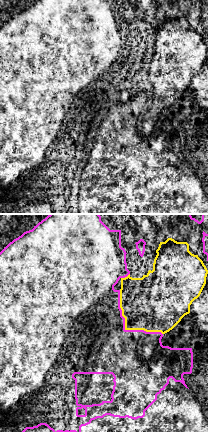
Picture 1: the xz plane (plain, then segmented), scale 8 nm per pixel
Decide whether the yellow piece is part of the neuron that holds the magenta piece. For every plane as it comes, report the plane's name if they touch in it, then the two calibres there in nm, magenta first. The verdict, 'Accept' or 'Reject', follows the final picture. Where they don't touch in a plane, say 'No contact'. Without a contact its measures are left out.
Touches magenta in xz. Thickness 500 nm (magenta) against 400 nm

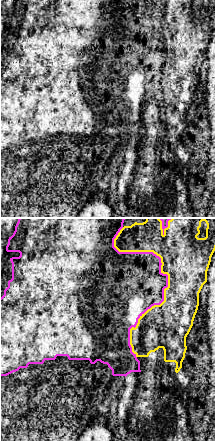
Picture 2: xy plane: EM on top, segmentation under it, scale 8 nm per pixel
Touches magenta in xy. Thickness 420 nm (magenta) against 400 nm

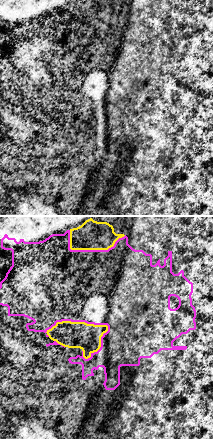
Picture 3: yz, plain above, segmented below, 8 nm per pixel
Touches magenta in yz. Thickness 500 nm (magenta) against 220 nm

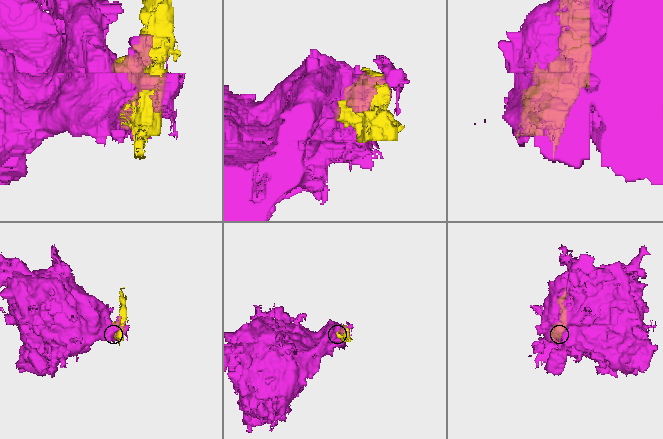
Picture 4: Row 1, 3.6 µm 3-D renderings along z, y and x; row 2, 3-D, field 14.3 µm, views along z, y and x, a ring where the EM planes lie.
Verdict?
Reject

